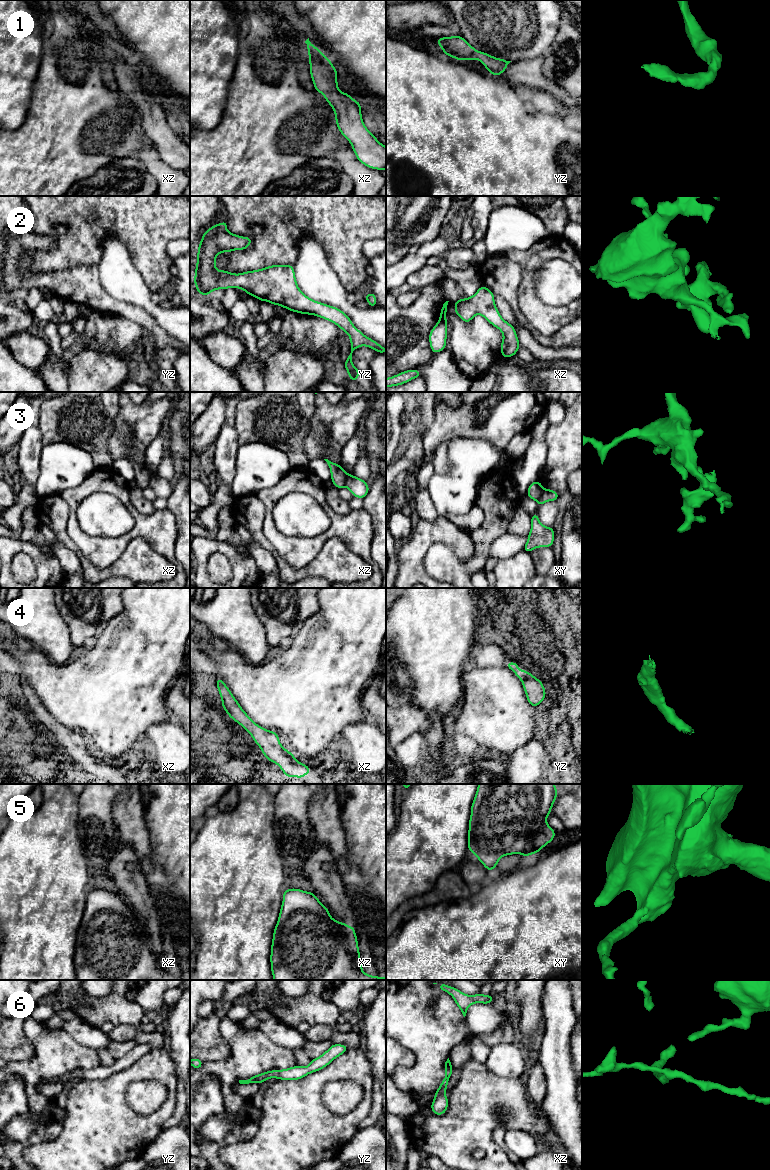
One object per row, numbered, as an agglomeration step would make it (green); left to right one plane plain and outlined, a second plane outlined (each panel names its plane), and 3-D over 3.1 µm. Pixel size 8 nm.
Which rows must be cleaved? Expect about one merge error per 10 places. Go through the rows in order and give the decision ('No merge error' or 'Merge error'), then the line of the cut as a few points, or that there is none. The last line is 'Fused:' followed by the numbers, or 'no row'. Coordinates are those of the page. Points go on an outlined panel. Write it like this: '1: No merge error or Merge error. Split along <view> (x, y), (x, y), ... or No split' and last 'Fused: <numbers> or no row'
1: No merge error. No split
2: No merge error. No split
3: Merge error. Split along xz (349, 474), (344, 486)
4: No merge error. No split
5: Merge error. Split along xz (339, 923), (345, 949), (351, 956), (352, 962), (361, 970)
6: No merge error. No split
Fused: 3, 5

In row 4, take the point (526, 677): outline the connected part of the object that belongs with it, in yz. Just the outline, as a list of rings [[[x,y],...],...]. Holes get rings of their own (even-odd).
[[[507,662],[505,666],[521,680],[528,703],[532,707],[538,706],[546,697],[543,683],[530,672],[520,670],[517,662]]]

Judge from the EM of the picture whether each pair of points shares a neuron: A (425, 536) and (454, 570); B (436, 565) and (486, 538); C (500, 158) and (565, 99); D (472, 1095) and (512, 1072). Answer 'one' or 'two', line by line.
A: two
B: one
C: two
D: two

